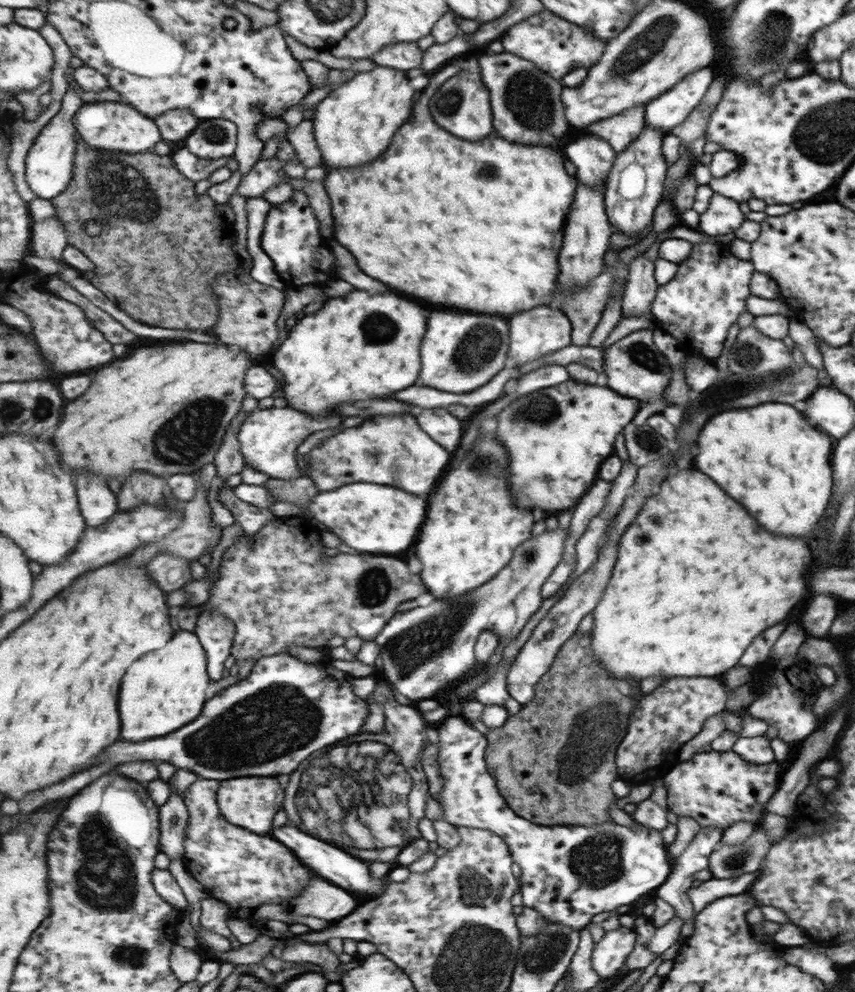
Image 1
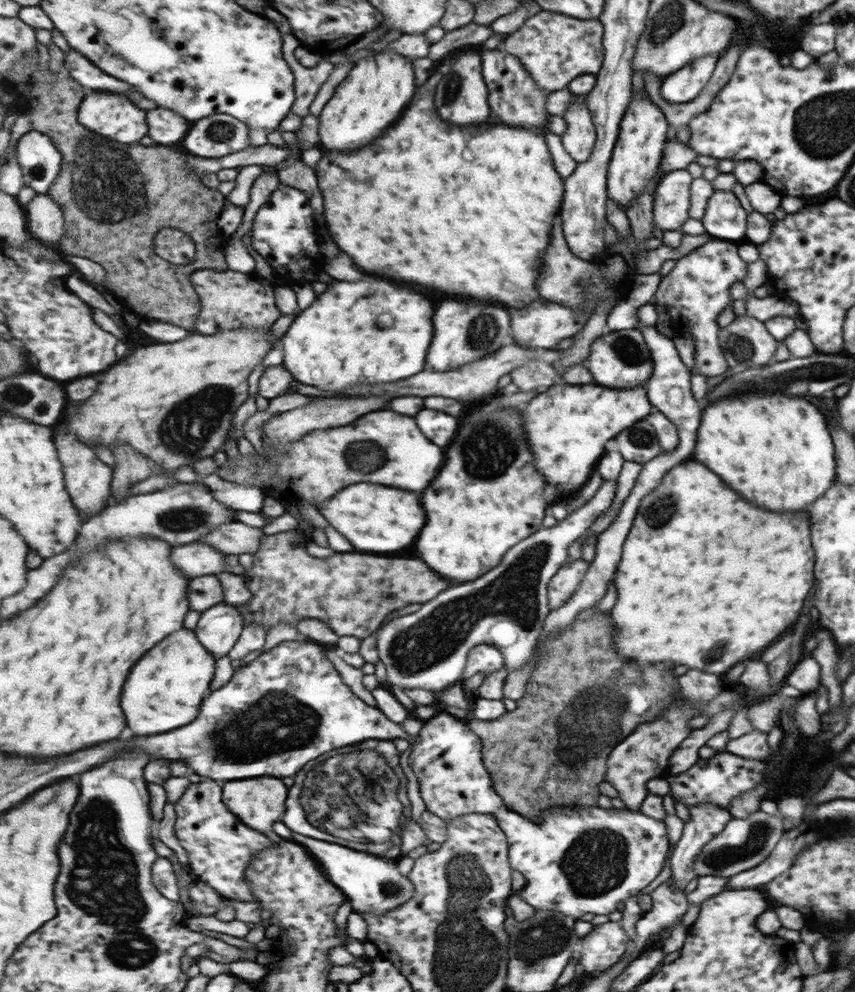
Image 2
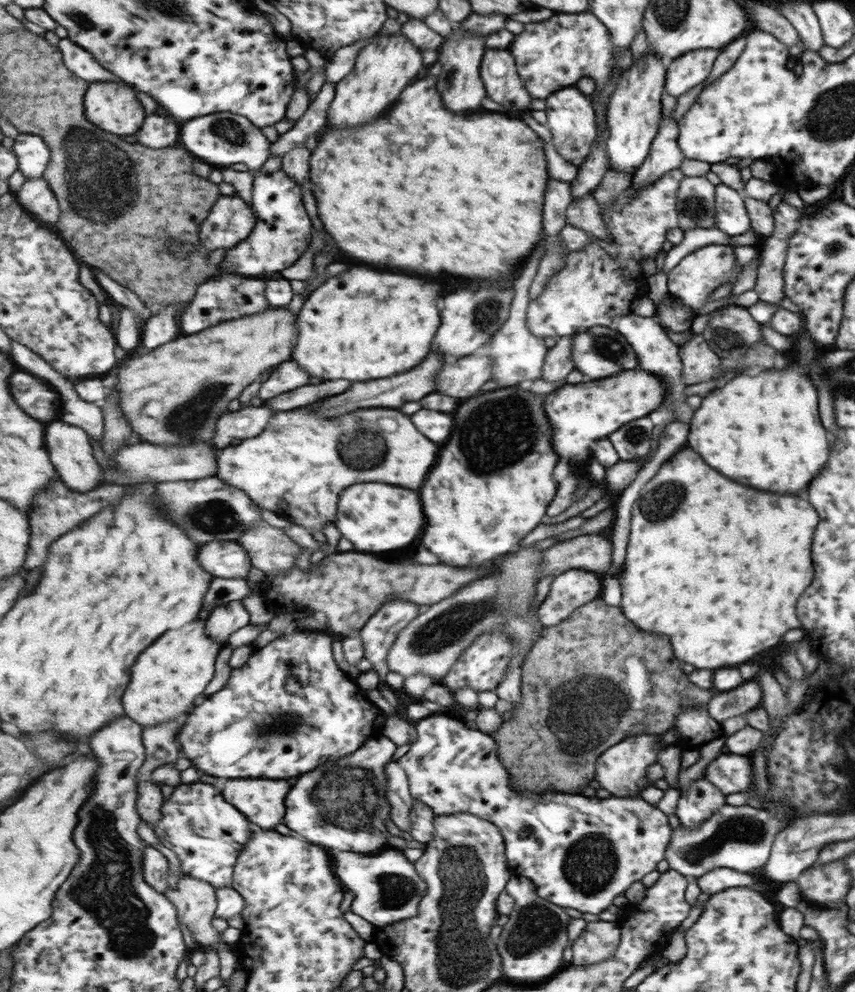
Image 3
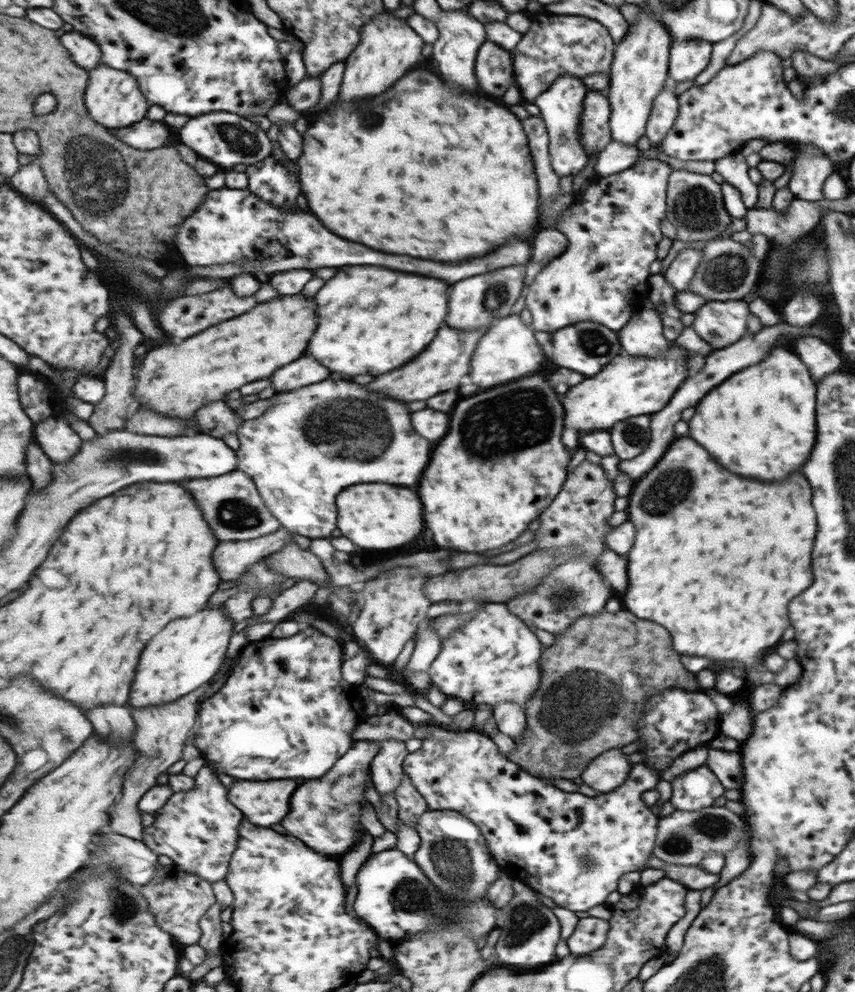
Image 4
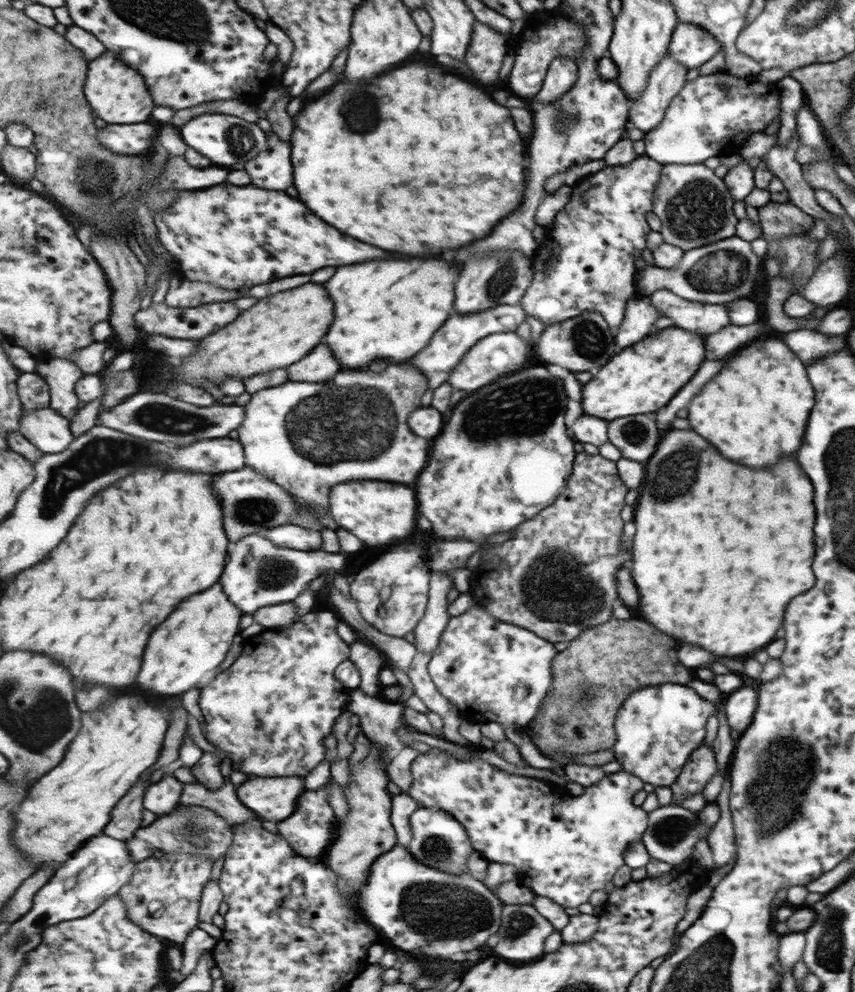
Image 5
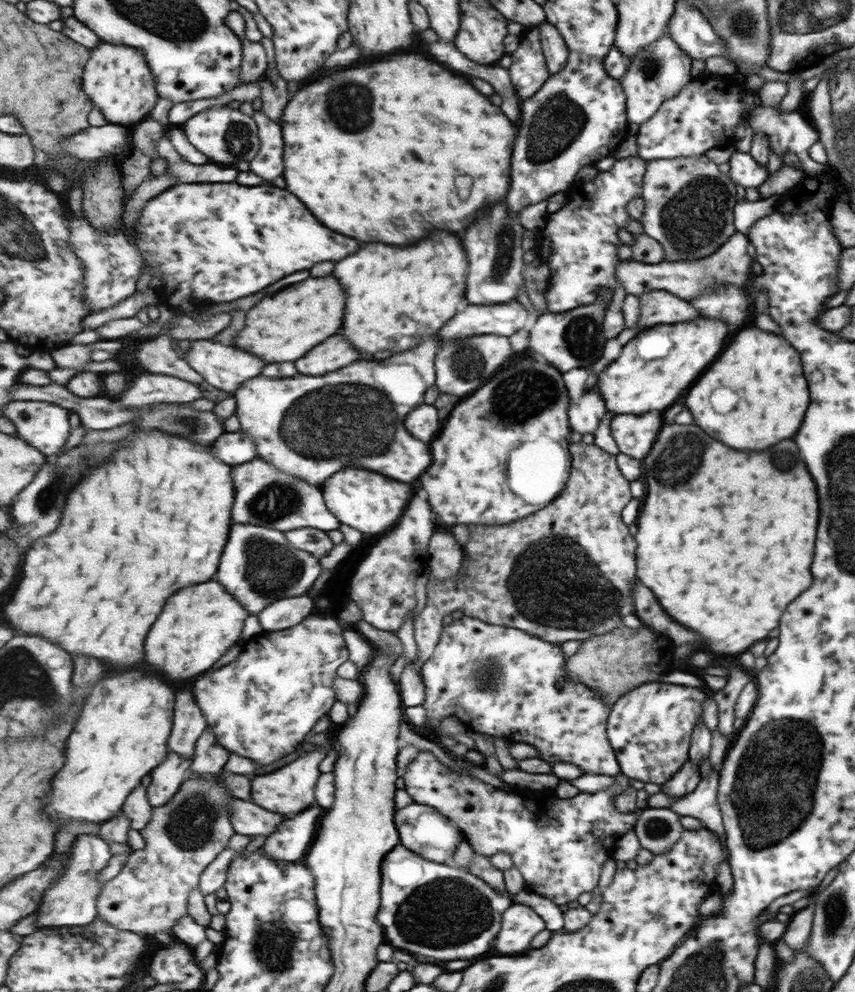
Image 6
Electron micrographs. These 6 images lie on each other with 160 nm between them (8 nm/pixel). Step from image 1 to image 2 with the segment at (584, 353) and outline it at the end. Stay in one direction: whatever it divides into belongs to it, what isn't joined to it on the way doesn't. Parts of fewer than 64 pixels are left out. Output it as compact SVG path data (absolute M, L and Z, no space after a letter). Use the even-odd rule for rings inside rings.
M519 344L507 345L501 347L492 355L481 359L473 364L467 364L465 368L457 368L457 372L419 372L407 380L399 380L399 382L389 382L389 384L375 384L371 388L371 392L375 396L381 396L381 392L387 392L391 398L399 398L399 396L445 396L445 398L457 398L457 400L473 400L479 396L487 396L491 390L495 392L499 380L503 376L507 376L510 372L527 361L534 358L544 360L549 364L558 361L561 358L561 351L554 349L545 349L541 351L541 355L537 355L529 348L523 348Z

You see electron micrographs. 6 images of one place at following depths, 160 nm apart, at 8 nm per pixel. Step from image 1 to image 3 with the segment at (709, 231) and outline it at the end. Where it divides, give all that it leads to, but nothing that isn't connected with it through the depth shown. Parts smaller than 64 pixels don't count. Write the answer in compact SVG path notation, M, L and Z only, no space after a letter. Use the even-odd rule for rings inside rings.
M719 183L715 186L715 195L715 226L721 232L731 238L750 228L740 193Z

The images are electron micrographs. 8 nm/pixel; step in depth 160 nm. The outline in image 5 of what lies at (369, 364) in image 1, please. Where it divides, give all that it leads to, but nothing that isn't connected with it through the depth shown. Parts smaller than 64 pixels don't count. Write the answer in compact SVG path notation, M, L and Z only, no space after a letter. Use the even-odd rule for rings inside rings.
M443 256L427 258L387 258L365 264L341 266L337 274L327 282L329 294L337 304L337 320L325 336L325 344L331 346L335 356L345 368L365 368L375 360L389 360L393 364L414 358L419 350L427 348L435 332L449 320L455 310L455 284L459 270Z

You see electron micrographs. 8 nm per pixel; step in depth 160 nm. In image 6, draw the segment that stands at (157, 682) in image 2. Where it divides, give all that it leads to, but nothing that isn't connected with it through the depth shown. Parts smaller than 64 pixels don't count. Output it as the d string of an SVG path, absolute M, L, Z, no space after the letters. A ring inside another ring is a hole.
M219 582L183 588L169 598L161 620L153 624L147 640L147 662L169 680L187 680L211 670L243 634L249 610Z

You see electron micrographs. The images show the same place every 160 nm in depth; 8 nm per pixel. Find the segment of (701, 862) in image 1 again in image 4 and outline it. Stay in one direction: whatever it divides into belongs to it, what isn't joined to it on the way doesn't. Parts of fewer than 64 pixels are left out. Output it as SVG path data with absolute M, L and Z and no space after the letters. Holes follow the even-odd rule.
M706 764L677 775L671 782L668 800L674 810L692 811L711 807L715 797L721 797L723 787Z

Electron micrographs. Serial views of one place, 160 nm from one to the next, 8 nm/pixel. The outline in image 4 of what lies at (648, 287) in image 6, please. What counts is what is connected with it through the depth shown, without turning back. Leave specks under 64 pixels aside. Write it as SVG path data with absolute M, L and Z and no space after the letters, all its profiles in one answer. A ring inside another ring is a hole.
M730 238L710 241L701 248L703 262L693 270L693 280L688 291L702 296L707 301L741 300L757 286L762 262L753 257L751 250L744 244L733 242Z

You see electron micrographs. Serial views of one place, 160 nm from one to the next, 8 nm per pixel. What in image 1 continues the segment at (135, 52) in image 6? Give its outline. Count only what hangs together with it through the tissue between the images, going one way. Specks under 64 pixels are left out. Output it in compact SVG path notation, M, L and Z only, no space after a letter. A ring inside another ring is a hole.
M100 101L87 103L75 114L73 123L77 132L82 136L85 144L98 151L121 150L121 152L147 152L151 150L157 142L161 142L161 132L157 124L143 116L139 110L135 110L132 105L121 104L117 101Z

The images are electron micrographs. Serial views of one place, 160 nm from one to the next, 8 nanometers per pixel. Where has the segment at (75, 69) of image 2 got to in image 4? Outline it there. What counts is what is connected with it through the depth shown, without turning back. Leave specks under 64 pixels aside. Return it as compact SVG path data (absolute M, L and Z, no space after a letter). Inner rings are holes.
M71 30L64 33L60 39L69 48L73 60L88 71L97 68L97 65L102 62L101 47L90 36Z

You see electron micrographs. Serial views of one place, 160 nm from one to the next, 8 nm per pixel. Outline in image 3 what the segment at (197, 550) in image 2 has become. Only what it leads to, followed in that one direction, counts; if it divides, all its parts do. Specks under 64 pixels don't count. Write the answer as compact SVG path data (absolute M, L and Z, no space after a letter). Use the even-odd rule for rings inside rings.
M216 540L200 547L201 566L217 578L245 578L251 572L248 550L234 540Z

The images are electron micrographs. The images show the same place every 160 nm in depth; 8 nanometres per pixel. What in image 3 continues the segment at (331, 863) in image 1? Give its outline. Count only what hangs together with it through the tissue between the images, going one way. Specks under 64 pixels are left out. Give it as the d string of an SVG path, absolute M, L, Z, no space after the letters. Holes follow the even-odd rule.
M388 847L379 850L377 854L335 852L333 860L337 864L337 876L345 889L355 893L352 912L375 928L389 926L419 914L421 901L428 891L428 884L417 873L416 864L413 864L401 850Z

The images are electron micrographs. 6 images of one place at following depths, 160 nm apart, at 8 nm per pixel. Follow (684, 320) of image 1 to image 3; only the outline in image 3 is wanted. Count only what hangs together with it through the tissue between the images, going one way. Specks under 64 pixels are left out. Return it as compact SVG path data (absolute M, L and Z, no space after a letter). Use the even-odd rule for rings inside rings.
M709 244L687 254L679 262L665 273L666 287L668 294L675 292L683 305L692 310L693 317L699 306L705 304L707 294L710 294L723 282L727 282L732 276L733 268L733 247L731 245ZM701 334L694 335L678 348L681 363L680 379L685 384L707 382L711 374L719 372L721 360L719 355L704 340Z

